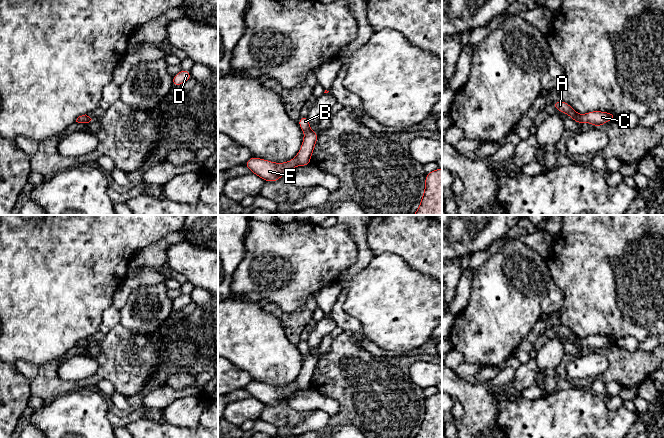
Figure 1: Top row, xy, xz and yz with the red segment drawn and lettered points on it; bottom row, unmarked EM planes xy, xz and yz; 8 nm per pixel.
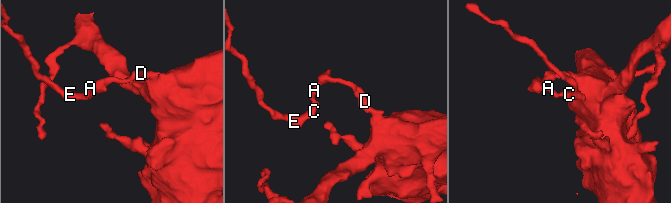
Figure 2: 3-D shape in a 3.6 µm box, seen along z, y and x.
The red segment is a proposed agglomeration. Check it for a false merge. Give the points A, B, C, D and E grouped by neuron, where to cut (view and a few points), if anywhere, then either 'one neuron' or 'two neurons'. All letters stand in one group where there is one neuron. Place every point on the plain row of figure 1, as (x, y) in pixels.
groups A B C D E; cut none; one neuron

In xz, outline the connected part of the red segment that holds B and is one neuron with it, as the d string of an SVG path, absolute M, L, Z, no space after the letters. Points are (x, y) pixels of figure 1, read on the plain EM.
M301 340L297 346L305 358L301 372L292 384L284 387L276 387L252 380L244 390L264 405L275 406L297 390L310 389L318 357L310 354L311 348L308 341Z

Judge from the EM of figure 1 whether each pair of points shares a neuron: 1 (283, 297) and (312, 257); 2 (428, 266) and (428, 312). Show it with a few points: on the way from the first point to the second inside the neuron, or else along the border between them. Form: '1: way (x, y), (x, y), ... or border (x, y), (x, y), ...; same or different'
1: way (291, 287), (296, 282), (296, 277), (302, 267); same
2: border (408, 263), (412, 268), (431, 279); different

